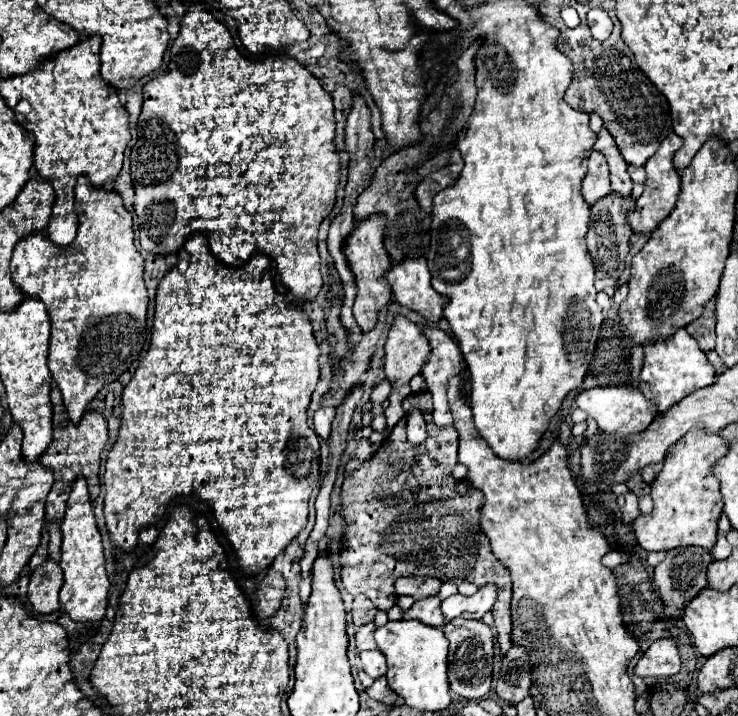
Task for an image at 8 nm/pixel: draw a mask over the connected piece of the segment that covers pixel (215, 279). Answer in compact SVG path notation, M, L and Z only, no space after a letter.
M196 232L194 236L190 236L184 242L184 246L178 250L178 262L166 272L166 276L158 284L150 348L144 360L140 362L134 378L128 382L122 394L122 424L120 424L118 440L108 452L106 472L104 472L104 484L106 484L104 516L106 516L106 524L108 524L112 542L124 550L132 550L138 542L140 530L158 524L166 506L176 496L192 494L212 506L220 528L226 532L228 542L234 546L238 554L240 570L246 574L260 574L268 570L274 558L306 526L308 500L320 476L320 442L318 442L316 432L306 422L306 410L310 404L310 396L320 376L318 356L320 356L320 348L312 332L310 316L300 306L296 306L292 300L288 300L288 294L280 290L280 280L276 276L276 264L272 264L270 256L264 256L264 252L256 252L256 256L252 256L248 264L240 268L228 268L226 264L220 264L216 256L212 256L208 248L208 238L202 232Z

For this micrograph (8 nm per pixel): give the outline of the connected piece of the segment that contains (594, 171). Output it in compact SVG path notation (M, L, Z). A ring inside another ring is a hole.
M592 152L588 158L588 174L582 182L582 196L592 206L596 200L610 194L610 172L606 158L600 152Z

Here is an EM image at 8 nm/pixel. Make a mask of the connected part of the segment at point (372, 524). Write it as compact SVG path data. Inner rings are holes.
M400 422L388 438L382 442L380 450L370 460L352 460L346 464L344 484L342 484L342 508L344 518L344 536L340 552L340 576L344 590L350 594L366 594L378 610L390 610L396 604L394 582L400 576L430 576L440 582L448 580L468 580L478 588L484 584L494 584L498 588L498 598L492 608L496 640L502 652L508 652L510 642L510 600L512 600L512 580L510 572L496 560L490 550L490 542L480 528L480 508L484 506L484 496L480 490L472 488L466 480L456 480L452 468L458 462L458 432L450 426L448 438L428 438L420 446L412 446L404 434L404 422ZM430 550L440 552L442 560L424 560L424 554Z

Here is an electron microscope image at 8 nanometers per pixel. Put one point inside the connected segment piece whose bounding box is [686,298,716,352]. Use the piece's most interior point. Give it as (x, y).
(701, 329)

